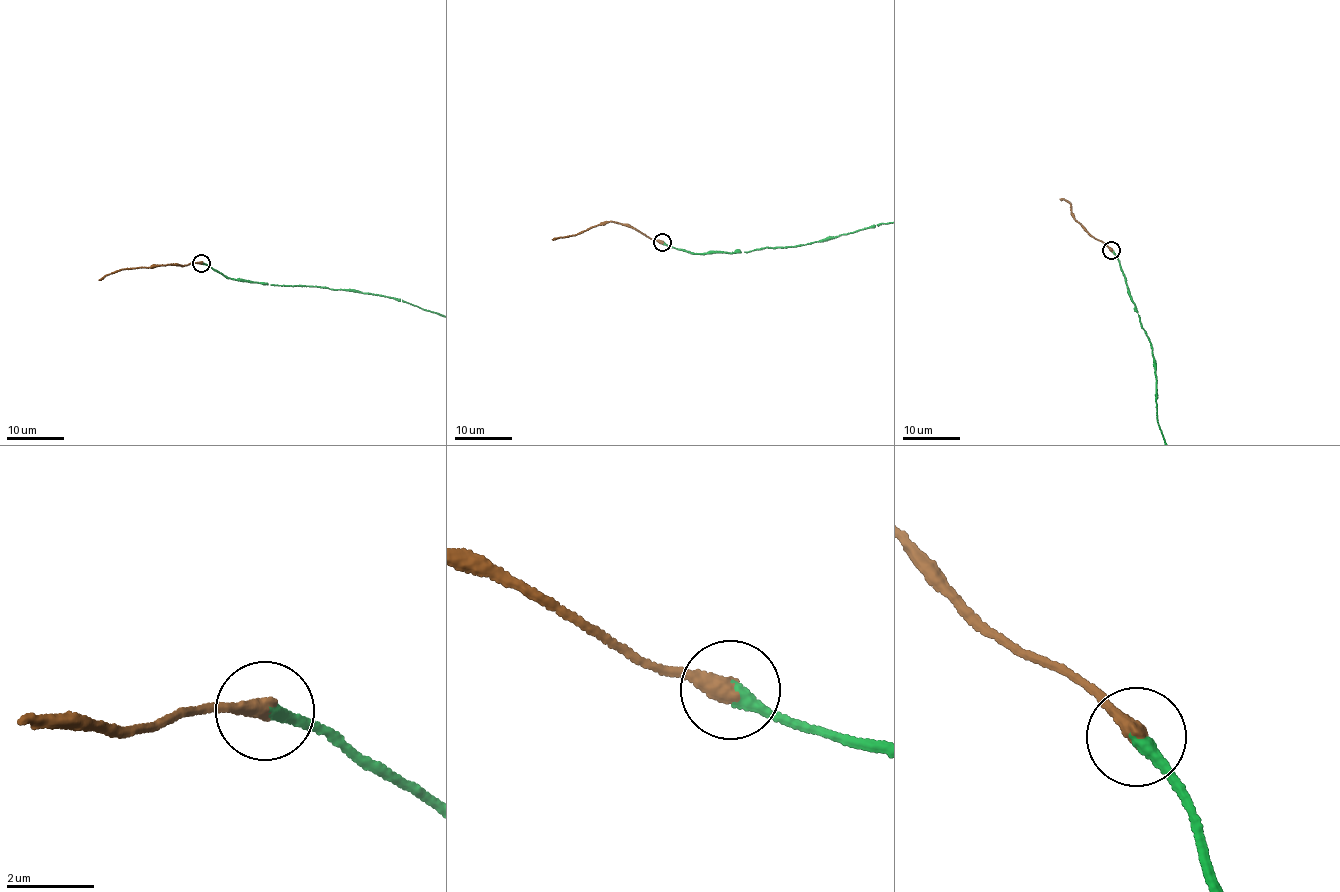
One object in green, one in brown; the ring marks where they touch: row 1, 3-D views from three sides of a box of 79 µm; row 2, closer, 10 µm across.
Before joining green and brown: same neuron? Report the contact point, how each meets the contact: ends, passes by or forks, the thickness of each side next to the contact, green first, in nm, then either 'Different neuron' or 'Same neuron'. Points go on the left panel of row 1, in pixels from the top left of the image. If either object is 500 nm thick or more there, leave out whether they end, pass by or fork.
Place: (201, 263). At the ring green ends. At the ring brown ends. Thickness 300 nm (green) against 400 nm. Same neuron

